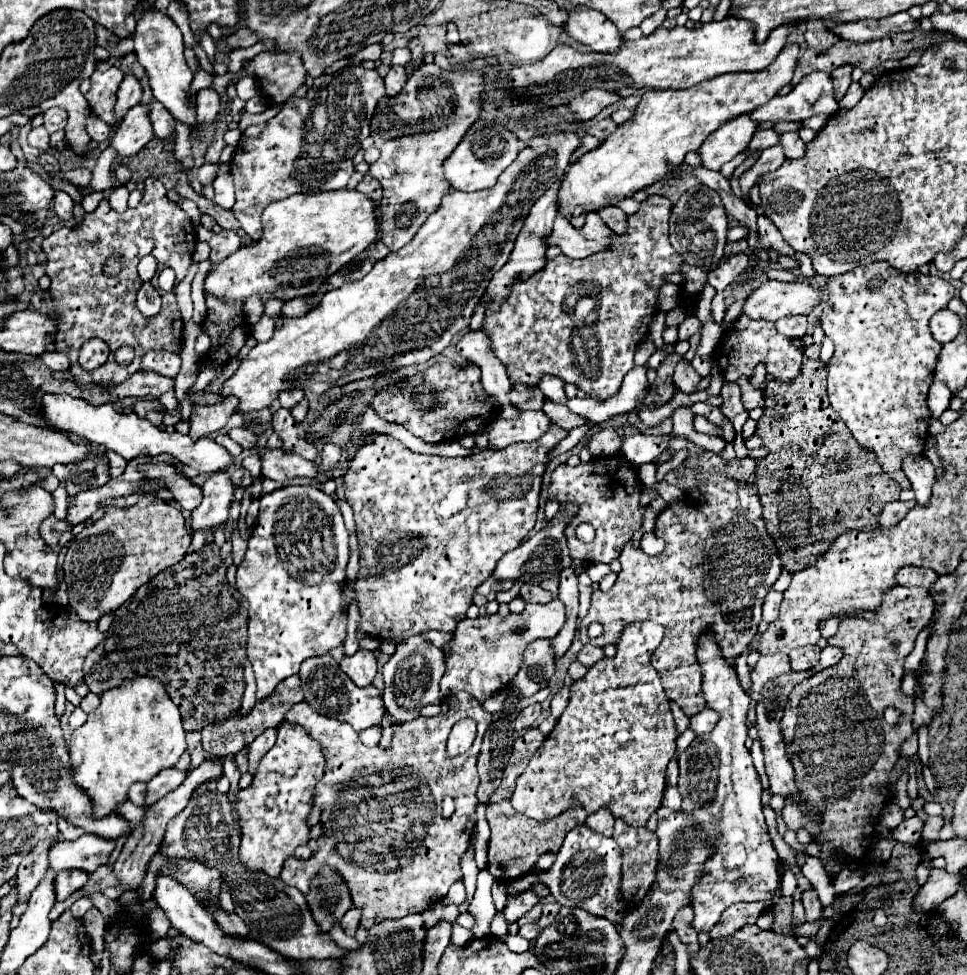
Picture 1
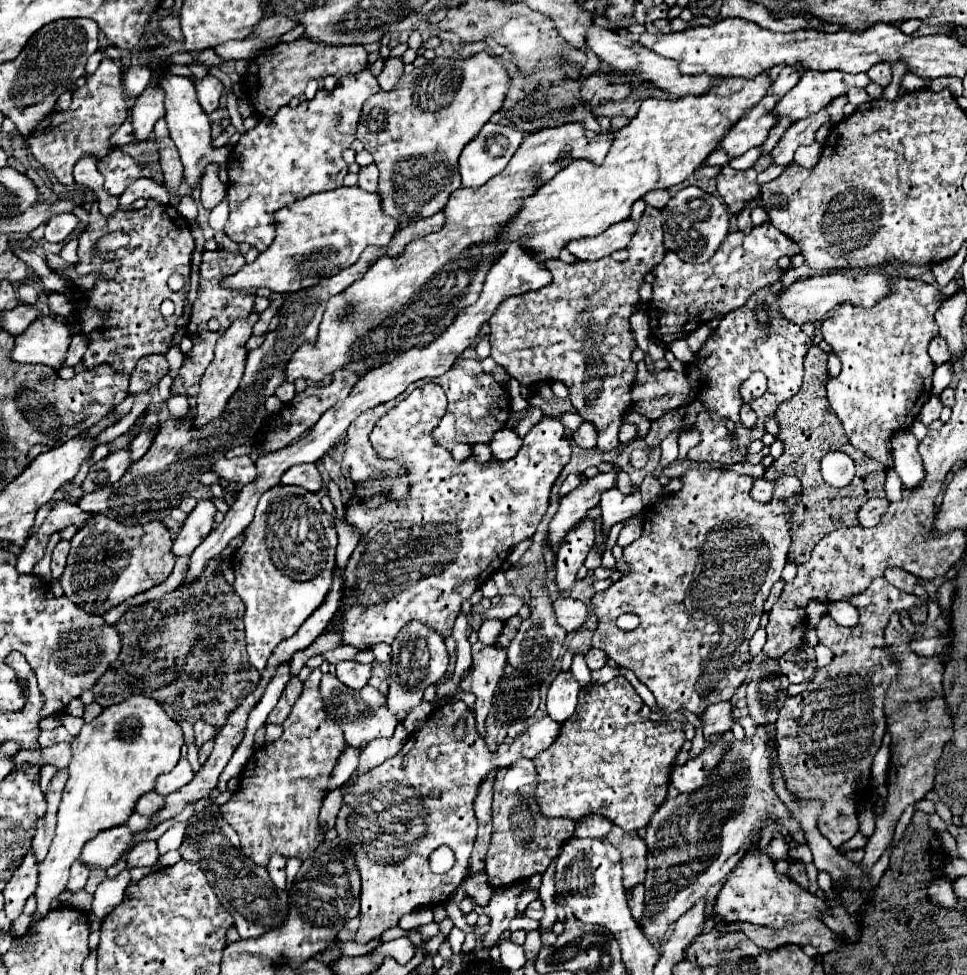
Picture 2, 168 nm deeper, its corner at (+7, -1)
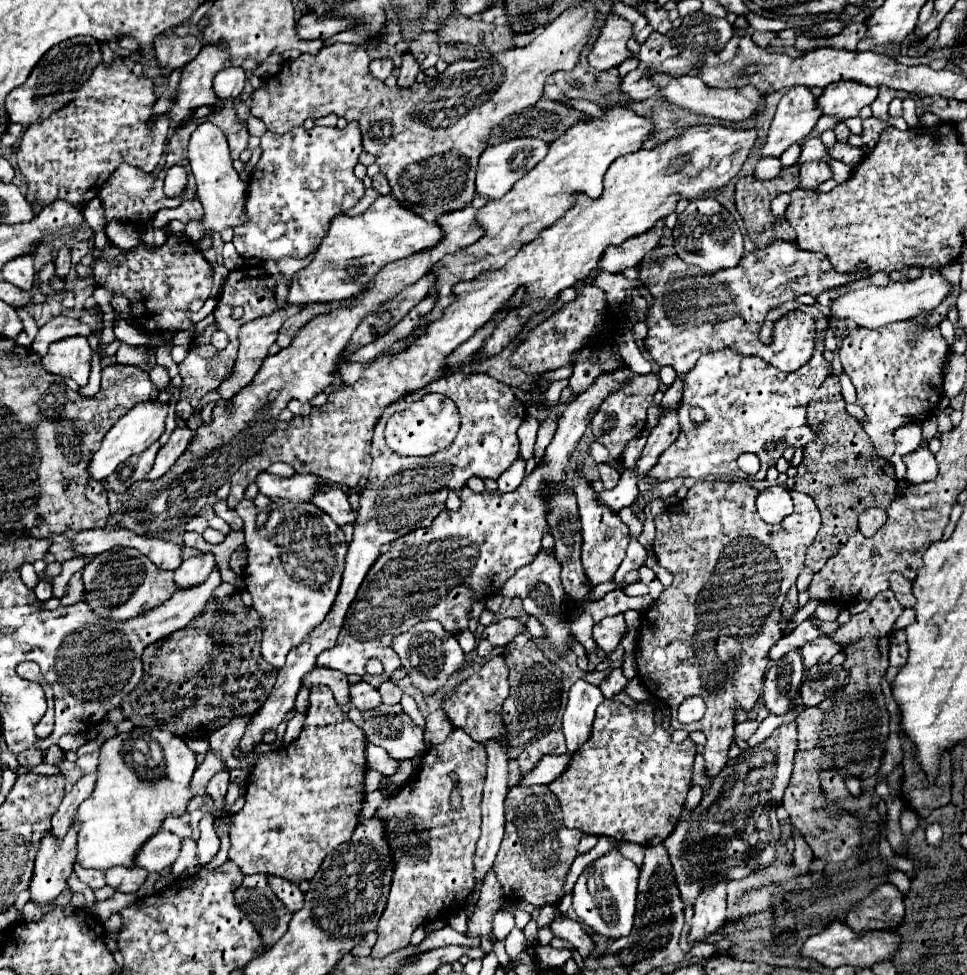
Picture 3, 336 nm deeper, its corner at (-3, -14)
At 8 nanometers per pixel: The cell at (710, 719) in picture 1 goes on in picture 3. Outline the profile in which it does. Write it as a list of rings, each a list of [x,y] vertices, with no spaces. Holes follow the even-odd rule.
[[[746,720],[746,722],[742,722],[742,724],[736,724],[734,734],[736,734],[738,738],[742,738],[742,740],[748,740],[748,738],[758,730],[758,726],[760,726],[758,720]]]

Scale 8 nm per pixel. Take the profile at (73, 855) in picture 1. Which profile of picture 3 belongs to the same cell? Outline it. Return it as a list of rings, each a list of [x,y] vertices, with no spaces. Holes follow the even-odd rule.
[[[160,830],[138,852],[136,866],[146,868],[148,872],[162,872],[164,868],[170,868],[178,858],[182,842],[184,840],[180,836],[174,836],[172,832]]]

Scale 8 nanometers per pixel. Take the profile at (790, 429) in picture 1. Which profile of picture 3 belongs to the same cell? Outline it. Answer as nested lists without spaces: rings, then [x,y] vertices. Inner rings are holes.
[[[832,376],[810,398],[806,420],[808,426],[812,426],[812,430],[816,432],[816,440],[804,446],[804,460],[798,466],[796,486],[794,486],[794,490],[812,496],[822,514],[822,528],[806,554],[806,566],[810,566],[814,572],[818,572],[826,564],[826,560],[830,560],[830,556],[834,556],[846,544],[846,538],[850,538],[856,532],[858,514],[874,506],[888,508],[888,504],[896,496],[896,486],[898,486],[892,464],[888,460],[878,458],[872,440],[862,430],[860,422],[848,416],[844,408],[846,406],[844,398],[840,396],[842,396],[840,380]],[[826,404],[828,408],[832,408],[832,414],[836,414],[830,420],[826,420]],[[806,476],[812,476],[812,480]]]

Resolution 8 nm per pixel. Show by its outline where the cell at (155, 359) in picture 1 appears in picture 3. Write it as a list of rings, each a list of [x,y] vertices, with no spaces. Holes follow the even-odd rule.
[[[156,366],[156,368],[150,372],[150,380],[154,382],[154,386],[156,386],[158,390],[168,390],[168,388],[170,388],[170,376],[168,376],[166,368],[162,368],[162,366]]]

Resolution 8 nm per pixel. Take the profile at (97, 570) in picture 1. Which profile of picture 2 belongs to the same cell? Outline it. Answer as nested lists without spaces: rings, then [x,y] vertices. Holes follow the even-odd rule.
[[[94,515],[70,541],[68,563],[60,583],[64,595],[80,609],[104,615],[126,599],[162,583],[172,573],[172,567],[172,535],[162,521],[128,527],[104,515]]]

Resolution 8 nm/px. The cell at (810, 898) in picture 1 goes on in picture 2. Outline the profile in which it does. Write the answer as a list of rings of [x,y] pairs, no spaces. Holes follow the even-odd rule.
[[[792,863],[790,871],[788,871],[788,877],[792,881],[796,881],[800,887],[808,889],[808,879],[806,879],[806,871],[804,871],[804,863]]]

